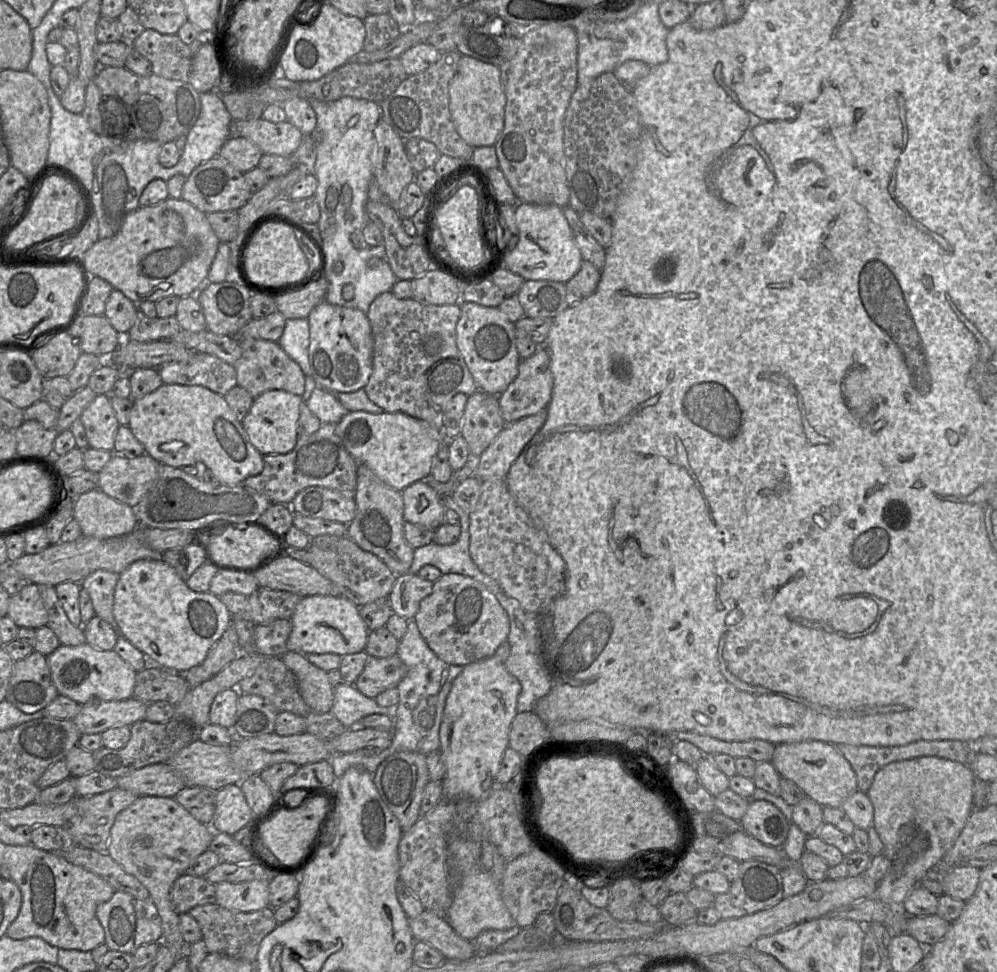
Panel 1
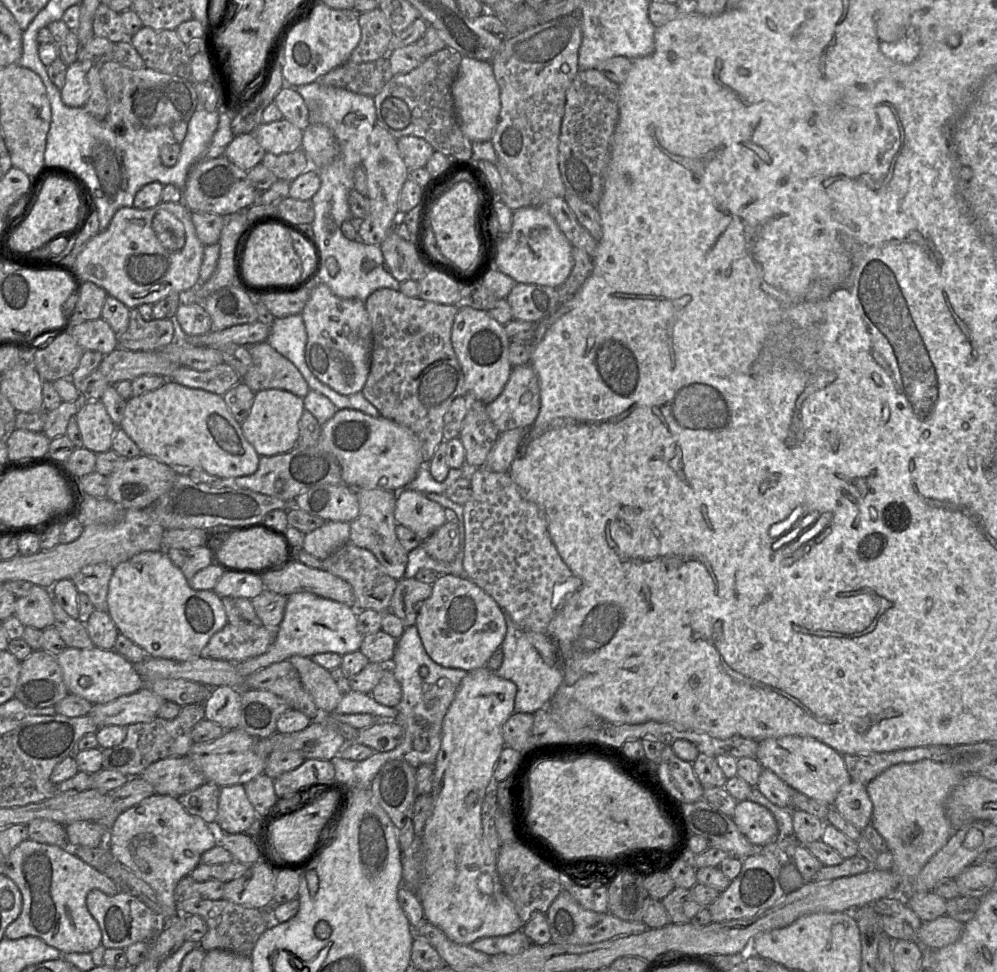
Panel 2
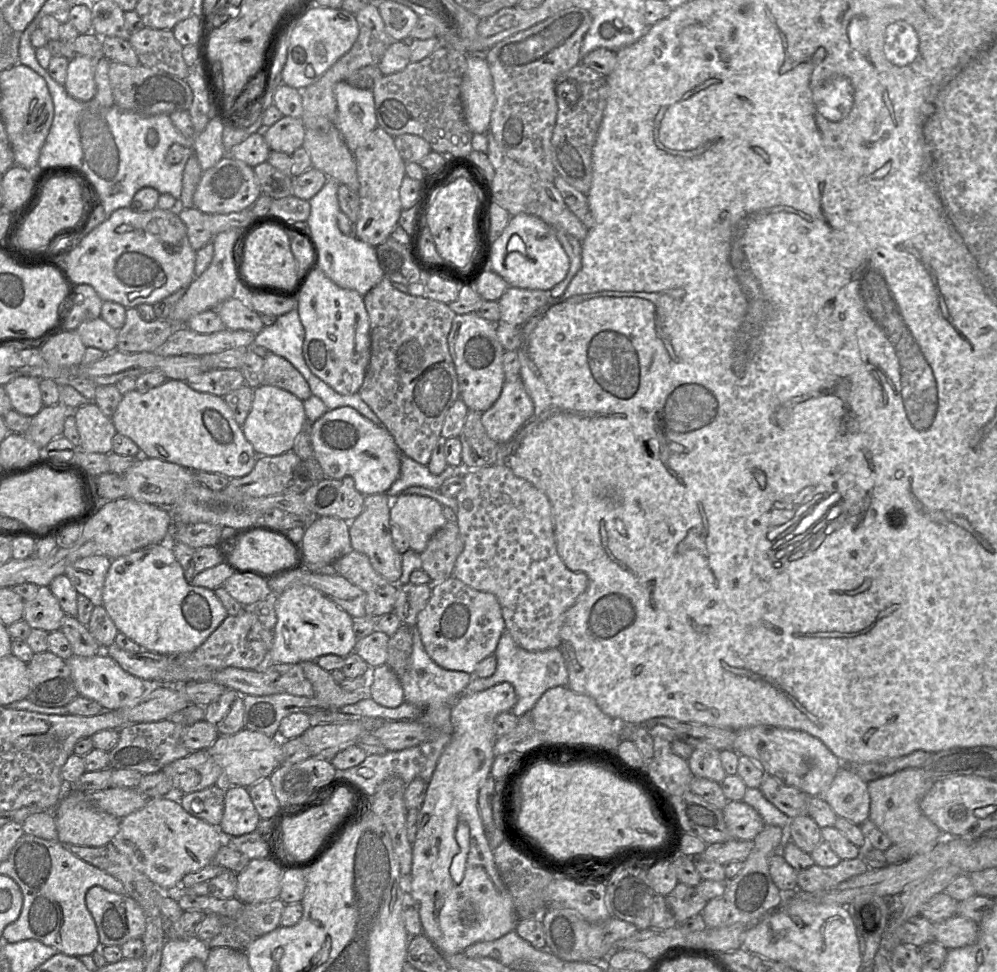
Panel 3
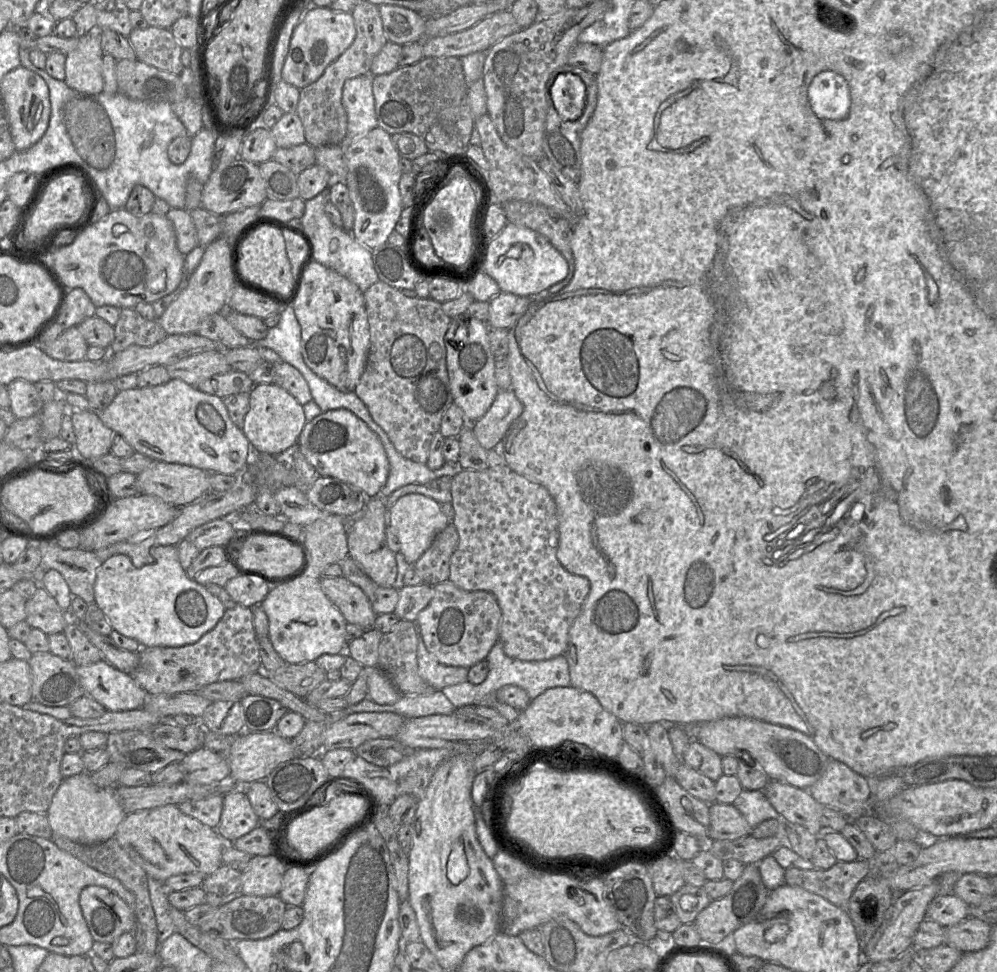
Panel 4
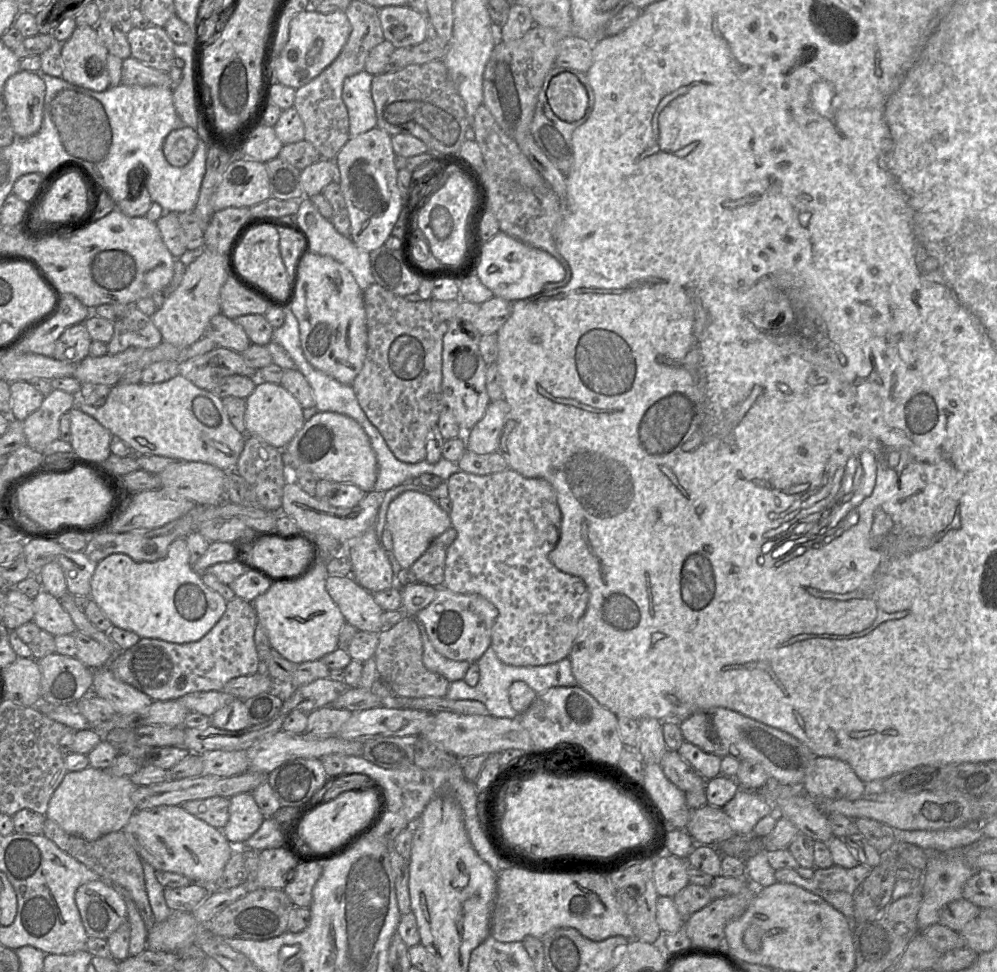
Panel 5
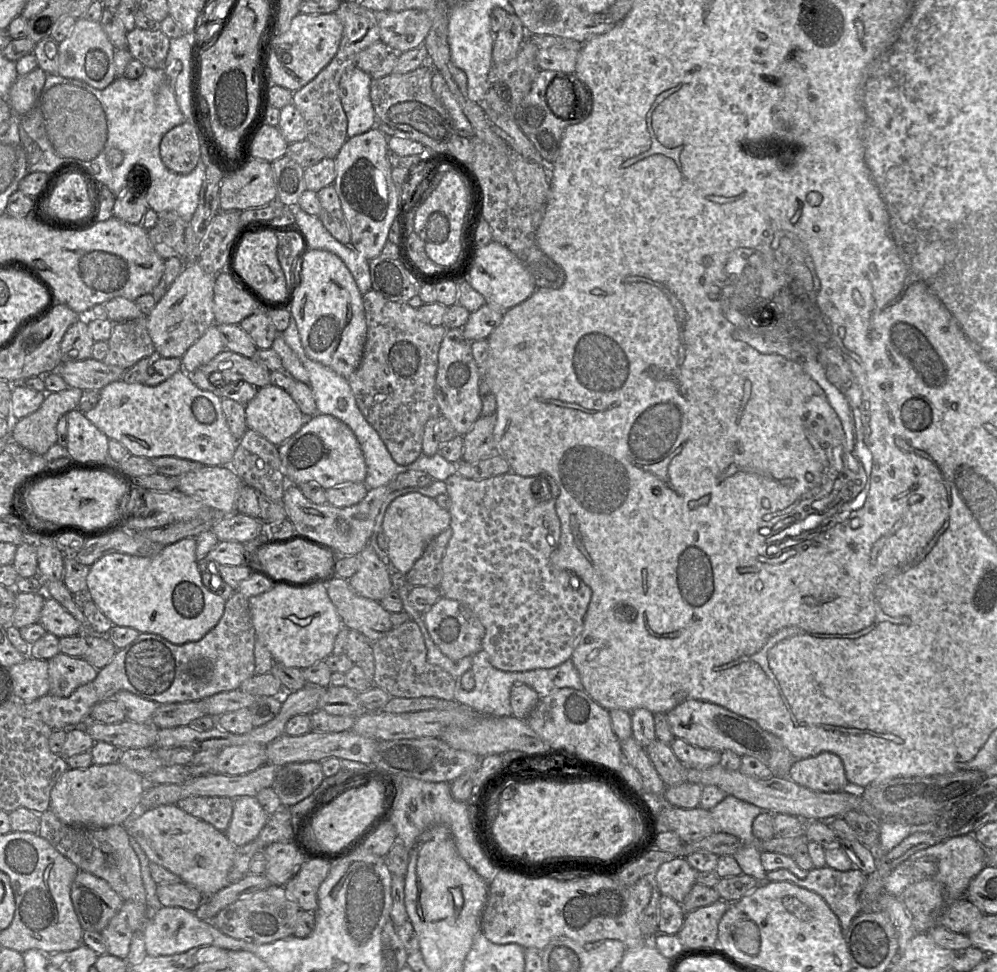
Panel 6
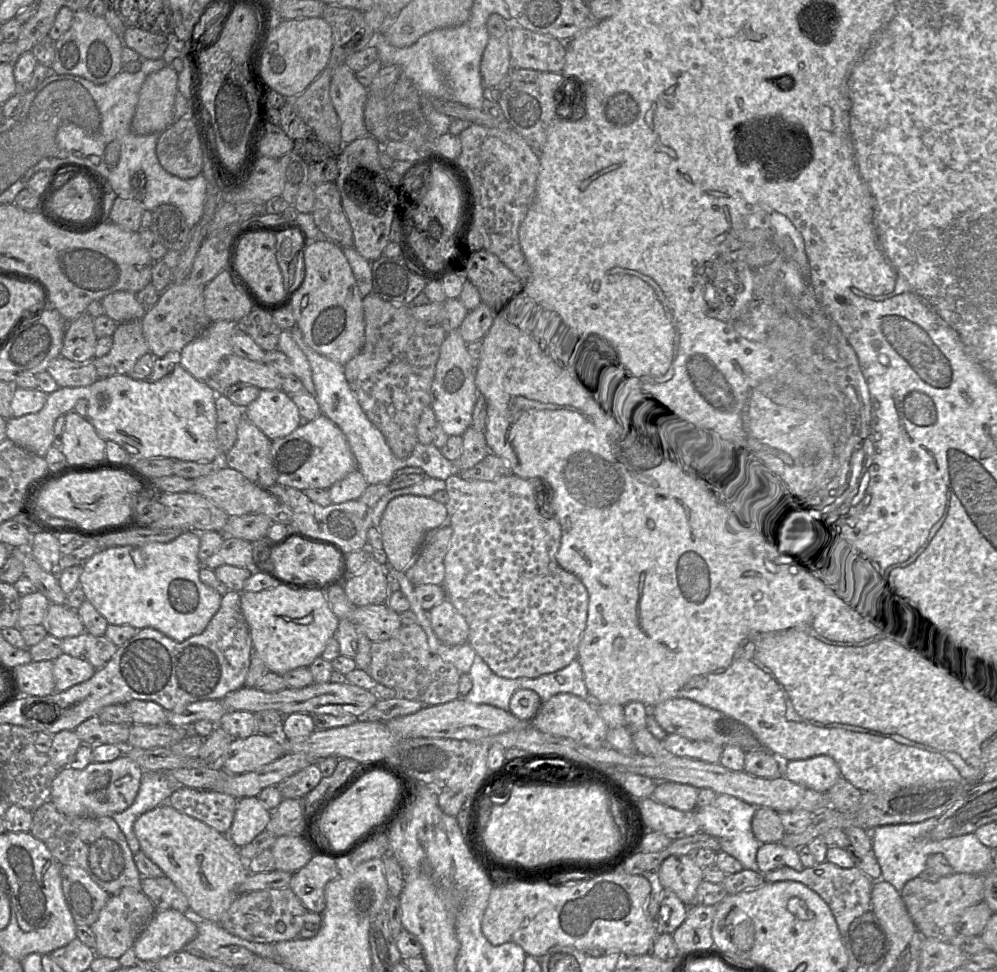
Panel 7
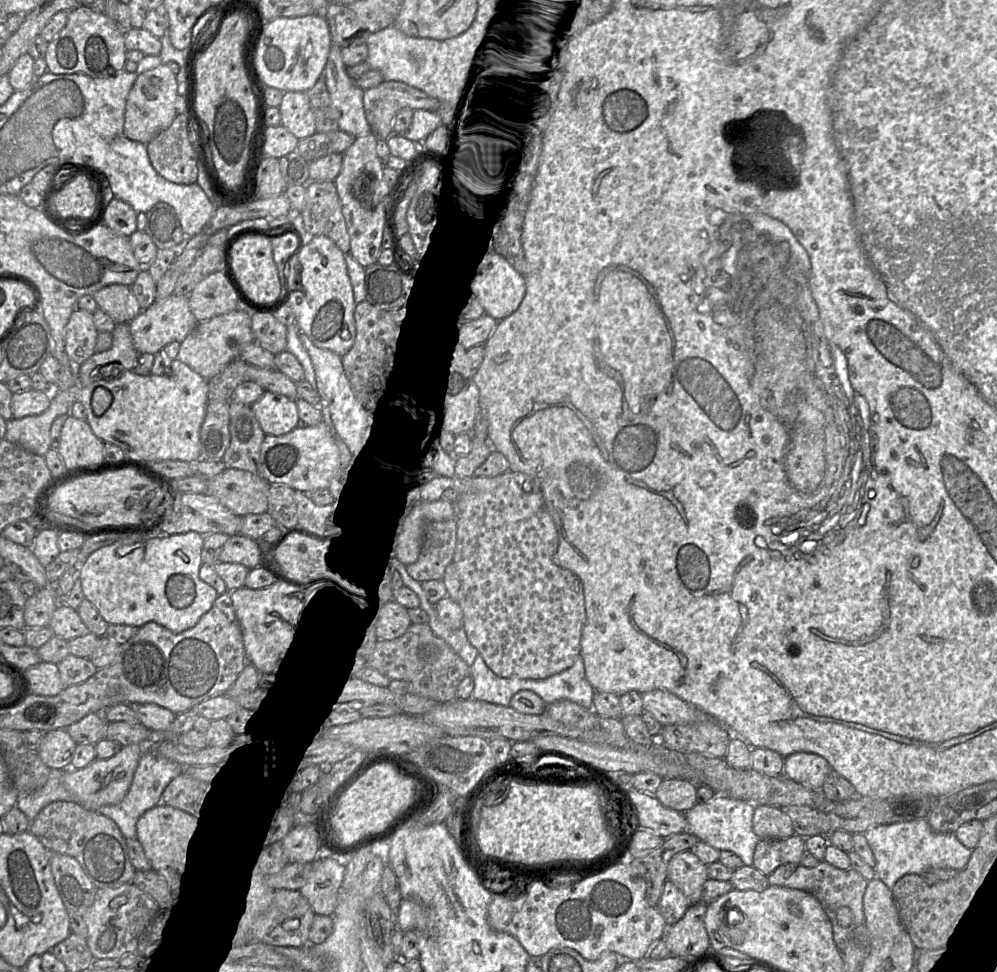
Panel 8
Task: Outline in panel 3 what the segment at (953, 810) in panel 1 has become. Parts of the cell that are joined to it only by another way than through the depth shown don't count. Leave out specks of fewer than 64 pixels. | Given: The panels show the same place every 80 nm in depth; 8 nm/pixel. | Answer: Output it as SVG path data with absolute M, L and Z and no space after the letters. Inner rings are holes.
M908 768L868 783L871 800L869 819L883 834L889 837L894 845L902 848L908 854L909 858L925 852L944 838L941 830L920 809L921 800L935 782L926 777L922 768Z

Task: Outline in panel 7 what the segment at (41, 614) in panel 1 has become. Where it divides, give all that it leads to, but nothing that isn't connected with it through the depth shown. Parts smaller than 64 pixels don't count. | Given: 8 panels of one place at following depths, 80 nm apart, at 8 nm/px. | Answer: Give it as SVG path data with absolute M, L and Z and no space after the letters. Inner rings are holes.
M51 603L42 621L48 634L65 639L77 637L85 632L84 625L77 613L67 605Z

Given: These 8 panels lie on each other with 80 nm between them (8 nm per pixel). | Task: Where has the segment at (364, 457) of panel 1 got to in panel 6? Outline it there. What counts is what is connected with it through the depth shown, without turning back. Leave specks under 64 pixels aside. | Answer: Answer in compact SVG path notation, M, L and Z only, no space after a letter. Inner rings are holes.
M315 414L312 420L278 447L283 472L288 484L300 486L316 482L325 490L347 483L364 483L367 468L363 452L353 431L342 421L324 414Z

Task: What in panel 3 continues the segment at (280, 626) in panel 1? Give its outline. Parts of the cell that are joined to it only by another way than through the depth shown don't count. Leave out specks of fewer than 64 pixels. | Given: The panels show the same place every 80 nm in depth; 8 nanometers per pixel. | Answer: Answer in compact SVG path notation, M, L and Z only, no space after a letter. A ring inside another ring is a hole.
M244 607L238 615L228 615L196 650L189 653L168 656L174 656L176 661L186 668L208 667L215 670L222 670L227 667L235 667L262 672L260 664L266 653L267 650L264 643L256 638L256 634L253 631L251 611Z

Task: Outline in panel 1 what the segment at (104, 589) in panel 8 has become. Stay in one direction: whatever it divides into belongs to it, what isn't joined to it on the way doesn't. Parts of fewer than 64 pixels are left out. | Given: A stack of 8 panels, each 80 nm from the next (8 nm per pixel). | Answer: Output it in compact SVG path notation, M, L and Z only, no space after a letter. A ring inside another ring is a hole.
M142 559L119 574L113 603L118 633L154 665L183 672L200 665L209 650L232 625L232 615L209 591L192 591L164 560Z

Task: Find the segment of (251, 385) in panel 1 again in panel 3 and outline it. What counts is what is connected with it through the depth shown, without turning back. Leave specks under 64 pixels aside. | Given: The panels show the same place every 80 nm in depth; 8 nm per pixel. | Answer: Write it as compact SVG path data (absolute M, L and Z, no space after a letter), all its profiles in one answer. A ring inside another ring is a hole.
M272 352L264 357L264 378L261 385L276 386L294 394L304 401L311 395L308 382L302 374L285 358Z

